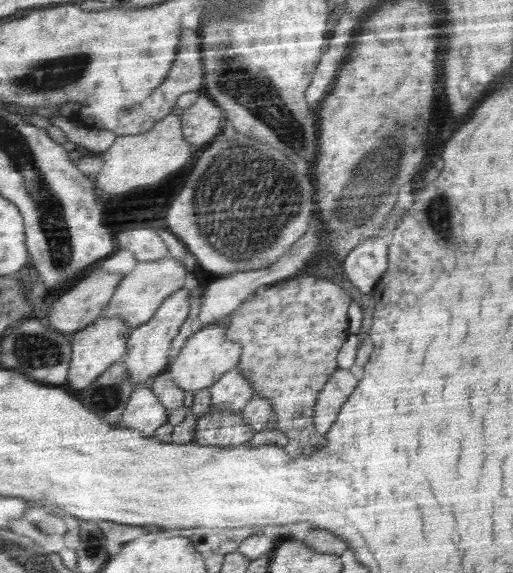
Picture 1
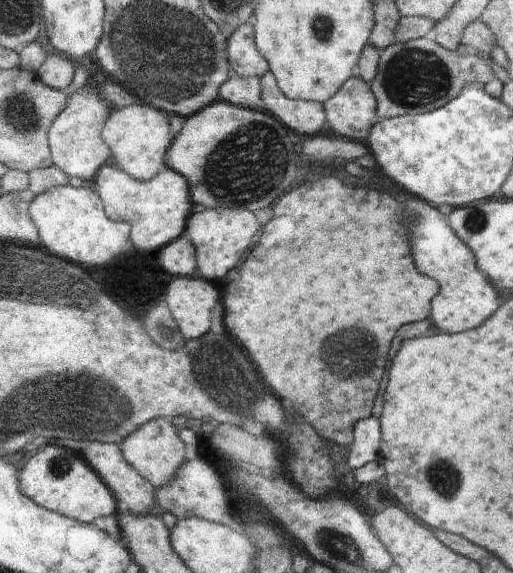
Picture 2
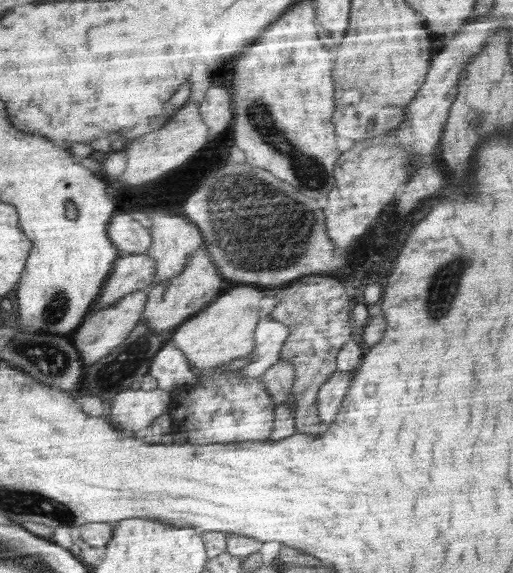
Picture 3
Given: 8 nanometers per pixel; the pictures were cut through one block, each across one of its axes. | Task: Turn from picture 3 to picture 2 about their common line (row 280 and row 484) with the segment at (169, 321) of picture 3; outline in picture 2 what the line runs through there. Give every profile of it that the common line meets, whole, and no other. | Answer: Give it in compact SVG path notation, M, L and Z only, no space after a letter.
M200 456L186 459L169 483L155 488L155 502L162 513L171 512L177 519L196 517L220 523L228 518L228 498L218 474Z

